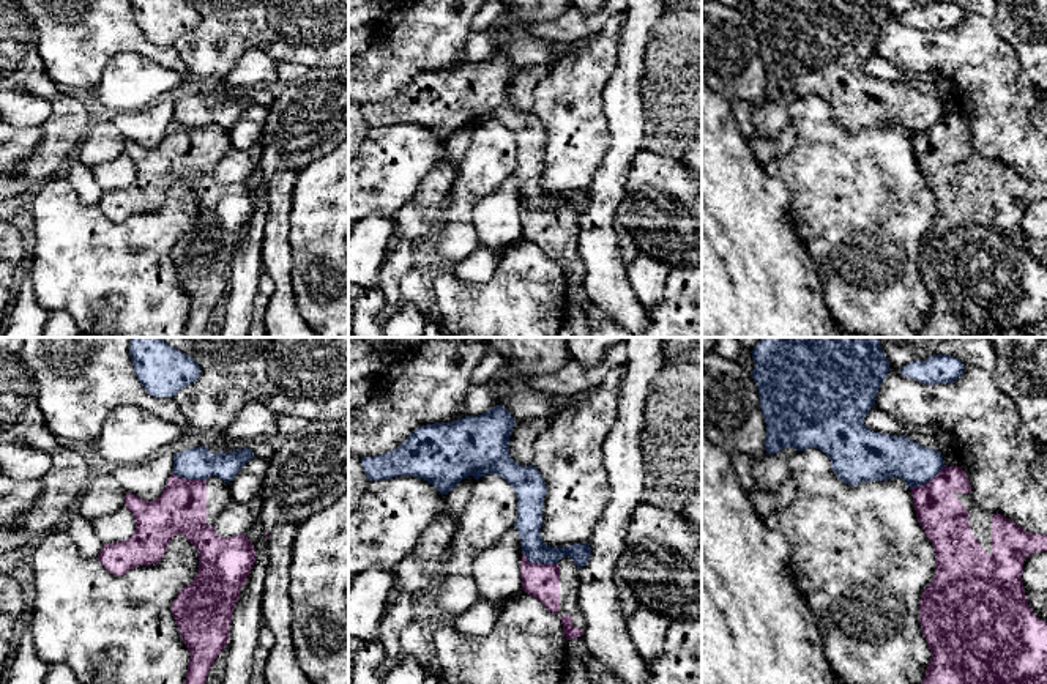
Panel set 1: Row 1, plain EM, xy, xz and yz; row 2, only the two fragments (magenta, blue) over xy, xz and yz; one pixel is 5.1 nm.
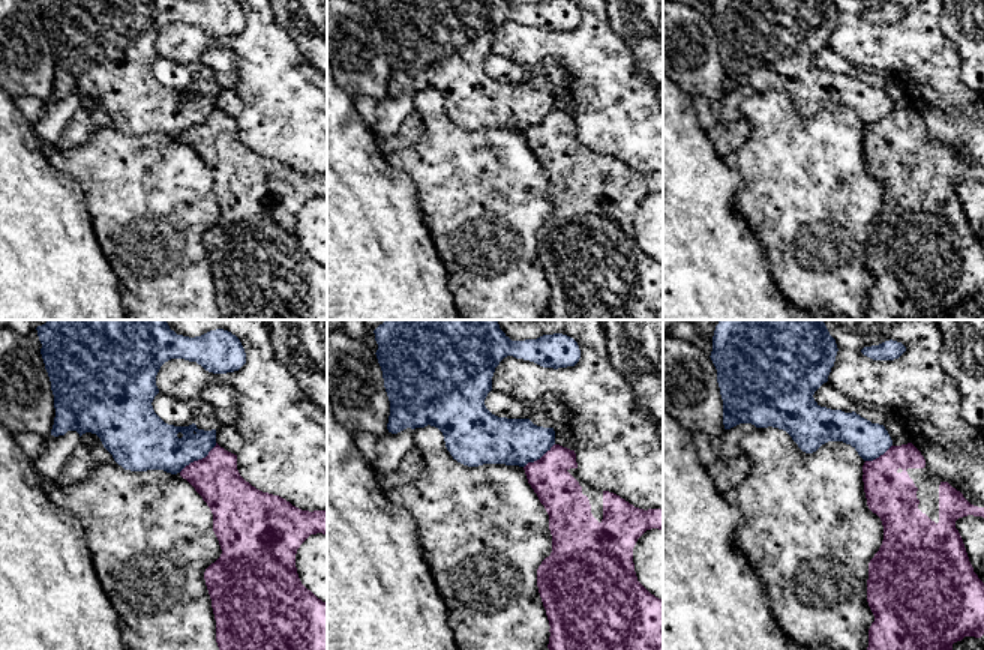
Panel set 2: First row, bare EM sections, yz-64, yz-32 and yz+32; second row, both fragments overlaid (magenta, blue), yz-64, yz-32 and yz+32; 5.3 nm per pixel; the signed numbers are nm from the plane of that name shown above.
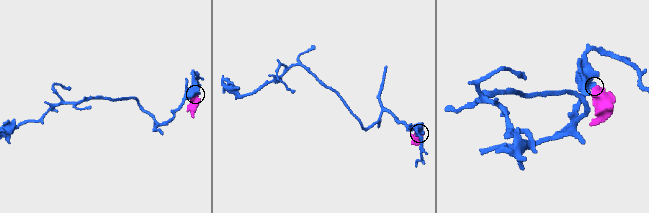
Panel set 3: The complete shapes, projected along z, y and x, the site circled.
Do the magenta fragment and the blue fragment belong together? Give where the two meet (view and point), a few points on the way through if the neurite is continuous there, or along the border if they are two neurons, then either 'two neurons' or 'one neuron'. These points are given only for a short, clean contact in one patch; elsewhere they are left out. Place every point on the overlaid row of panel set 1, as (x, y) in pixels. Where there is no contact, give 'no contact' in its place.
meets magenta in yz at (929, 481); border along yz (945, 465), (927, 481), (910, 489); two neurons

